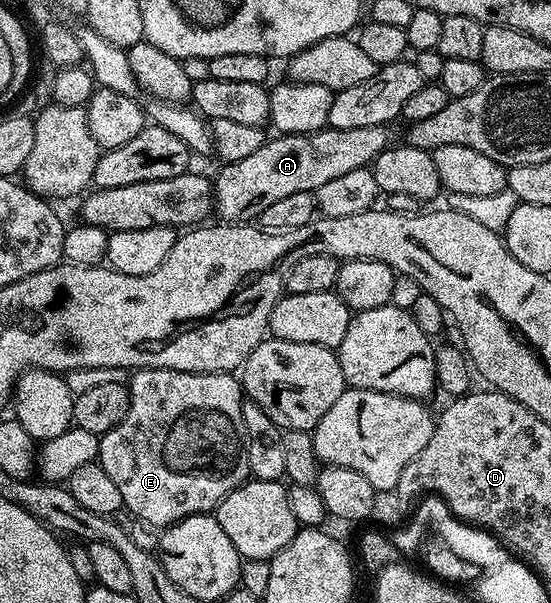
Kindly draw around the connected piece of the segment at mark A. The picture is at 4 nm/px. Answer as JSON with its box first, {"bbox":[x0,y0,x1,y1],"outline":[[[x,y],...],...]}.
{"bbox":[214,126,392,224],"outline":[[[374,126],[373,128],[333,129],[326,127],[311,134],[276,135],[268,139],[261,148],[253,152],[248,159],[239,160],[222,165],[218,176],[214,177],[216,213],[221,214],[224,221],[241,224],[258,219],[265,209],[274,201],[289,196],[297,191],[313,192],[334,177],[345,176],[355,168],[368,167],[379,153],[390,145],[392,141],[390,127]]]}

